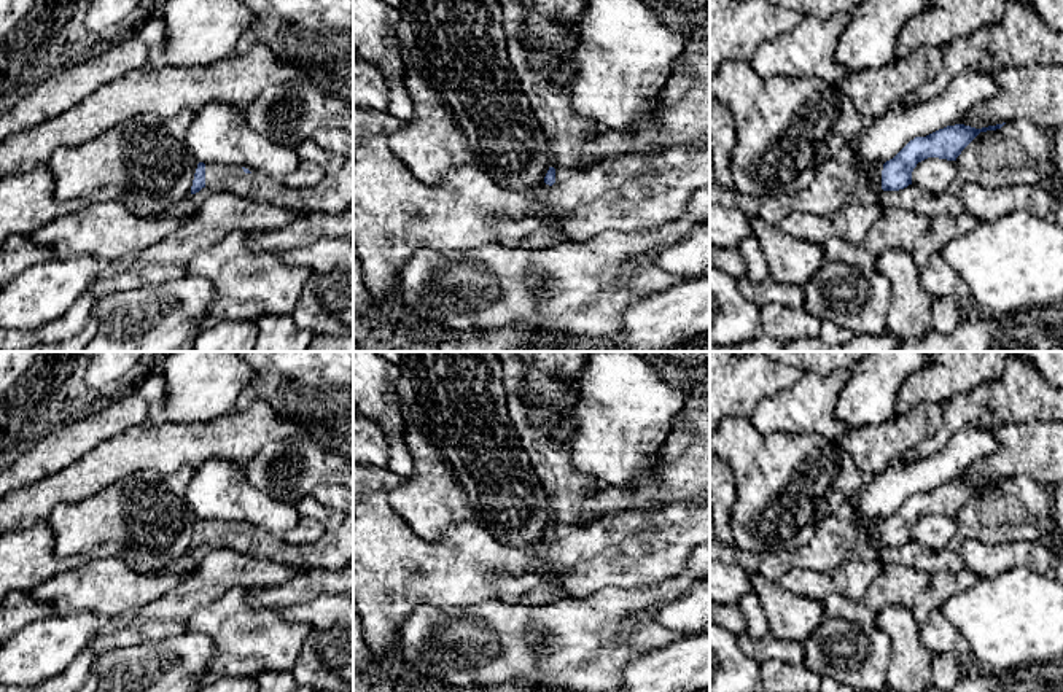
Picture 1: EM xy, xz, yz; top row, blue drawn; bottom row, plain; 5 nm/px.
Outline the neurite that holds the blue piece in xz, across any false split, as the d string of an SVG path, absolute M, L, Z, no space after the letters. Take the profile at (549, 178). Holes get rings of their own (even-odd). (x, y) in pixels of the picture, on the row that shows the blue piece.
M498 0L503 10L503 24L509 30L508 54L519 78L522 91L530 99L532 110L547 140L549 170L544 183L555 183L557 169L576 167L587 148L594 145L600 132L594 130L582 116L571 108L570 91L554 84L549 76L538 73L530 65L528 51L520 45L517 32L530 11L552 19L571 37L567 22L578 22L587 0Z

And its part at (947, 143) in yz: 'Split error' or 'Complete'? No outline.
Split error

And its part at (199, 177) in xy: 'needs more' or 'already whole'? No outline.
needs more

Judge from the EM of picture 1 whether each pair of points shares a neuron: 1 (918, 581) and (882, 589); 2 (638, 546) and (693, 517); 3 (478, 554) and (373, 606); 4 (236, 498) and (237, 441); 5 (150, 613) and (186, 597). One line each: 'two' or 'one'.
1: one
2: one
3: one
4: two
5: one

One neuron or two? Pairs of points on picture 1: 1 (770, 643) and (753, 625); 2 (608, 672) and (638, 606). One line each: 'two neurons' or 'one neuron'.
1: two neurons
2: one neuron

